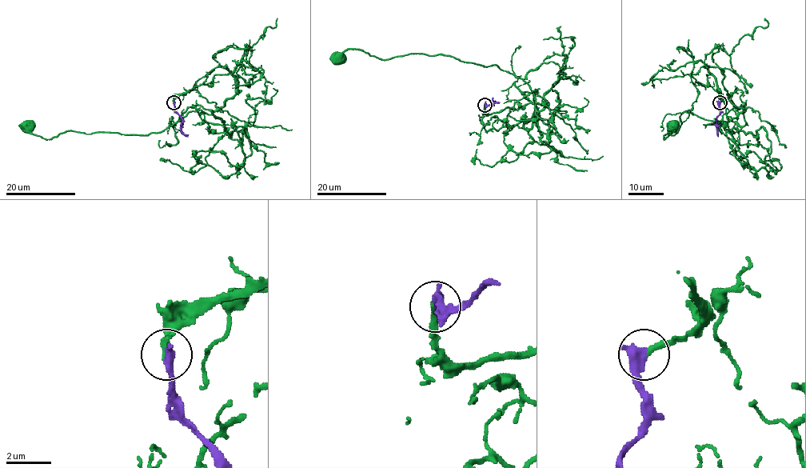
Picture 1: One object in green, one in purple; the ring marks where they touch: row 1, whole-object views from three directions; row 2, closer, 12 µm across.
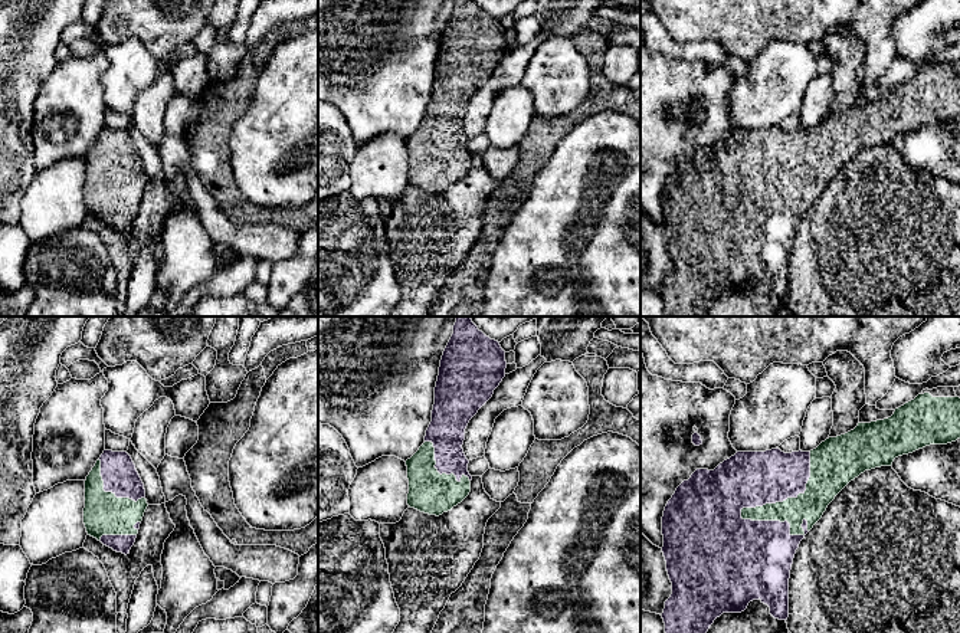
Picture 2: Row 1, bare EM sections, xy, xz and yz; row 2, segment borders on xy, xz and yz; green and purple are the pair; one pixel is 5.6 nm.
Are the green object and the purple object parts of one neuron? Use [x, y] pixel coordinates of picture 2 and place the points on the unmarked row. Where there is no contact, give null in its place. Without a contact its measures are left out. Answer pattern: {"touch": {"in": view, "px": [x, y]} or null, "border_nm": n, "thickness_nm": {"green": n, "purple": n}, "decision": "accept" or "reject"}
{"touch": {"in": "yz", "px": [788, 176]}, "border_nm": 550, "thickness_nm": {"green": 190, "purple": 320}, "decision": "accept"}

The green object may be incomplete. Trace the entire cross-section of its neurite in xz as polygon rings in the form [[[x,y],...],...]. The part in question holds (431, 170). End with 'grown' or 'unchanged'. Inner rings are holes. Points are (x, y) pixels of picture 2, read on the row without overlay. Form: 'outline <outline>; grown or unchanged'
outline [[[455,0],[453,12],[443,29],[435,65],[432,99],[425,121],[406,138],[407,183],[429,193],[442,193],[461,181],[471,170],[472,154],[462,122],[465,106],[478,88],[492,75],[505,55],[505,29],[474,0]]]; grown

